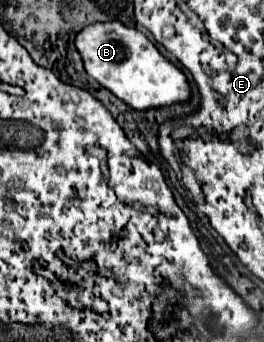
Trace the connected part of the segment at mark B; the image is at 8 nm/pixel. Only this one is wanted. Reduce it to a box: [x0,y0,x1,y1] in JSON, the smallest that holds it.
[75,20,191,112]

